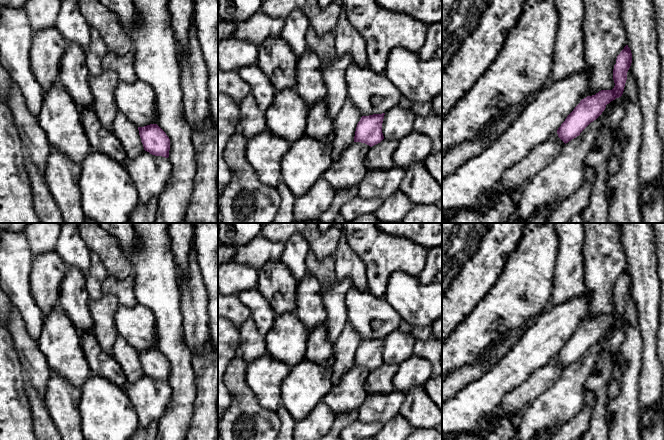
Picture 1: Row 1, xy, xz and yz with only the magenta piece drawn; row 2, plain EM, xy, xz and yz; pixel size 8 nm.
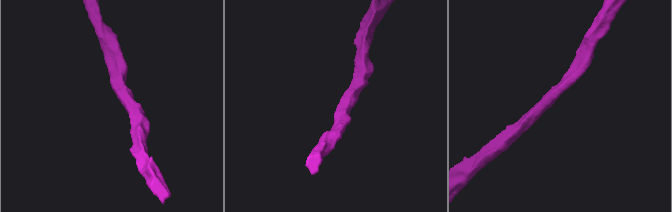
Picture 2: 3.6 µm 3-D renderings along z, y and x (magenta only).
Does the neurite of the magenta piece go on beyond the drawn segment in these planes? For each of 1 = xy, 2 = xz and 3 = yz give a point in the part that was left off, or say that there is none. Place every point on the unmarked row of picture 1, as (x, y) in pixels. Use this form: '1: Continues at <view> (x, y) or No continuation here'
1: No continuation here
2: No continuation here
3: No continuation here

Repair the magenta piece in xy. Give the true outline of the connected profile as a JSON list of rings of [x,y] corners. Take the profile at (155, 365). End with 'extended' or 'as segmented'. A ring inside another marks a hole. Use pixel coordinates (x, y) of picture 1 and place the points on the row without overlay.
[[[157,349],[138,351],[144,374],[155,380],[169,381],[170,363]]]; as segmented

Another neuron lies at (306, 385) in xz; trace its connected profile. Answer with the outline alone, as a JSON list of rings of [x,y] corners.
[[[304,359],[292,366],[288,376],[283,380],[281,385],[281,404],[288,410],[296,423],[301,422],[322,402],[322,399],[331,391],[332,387],[331,364],[318,365]]]

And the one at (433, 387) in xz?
[[[442,376],[431,377],[425,384],[426,393],[442,412]]]

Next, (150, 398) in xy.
[[[145,374],[135,383],[127,382],[124,390],[142,428],[158,422],[172,400],[172,388],[168,382],[152,379]]]

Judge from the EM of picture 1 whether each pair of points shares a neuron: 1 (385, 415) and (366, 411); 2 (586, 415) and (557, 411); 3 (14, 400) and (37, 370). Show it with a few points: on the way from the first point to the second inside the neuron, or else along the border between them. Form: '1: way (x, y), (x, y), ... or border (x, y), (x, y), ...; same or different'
1: way (380, 415), (371, 415); same
2: border (586, 393), (583, 406), (557, 428); different
3: border (19, 356), (21, 368), (26, 379); different

